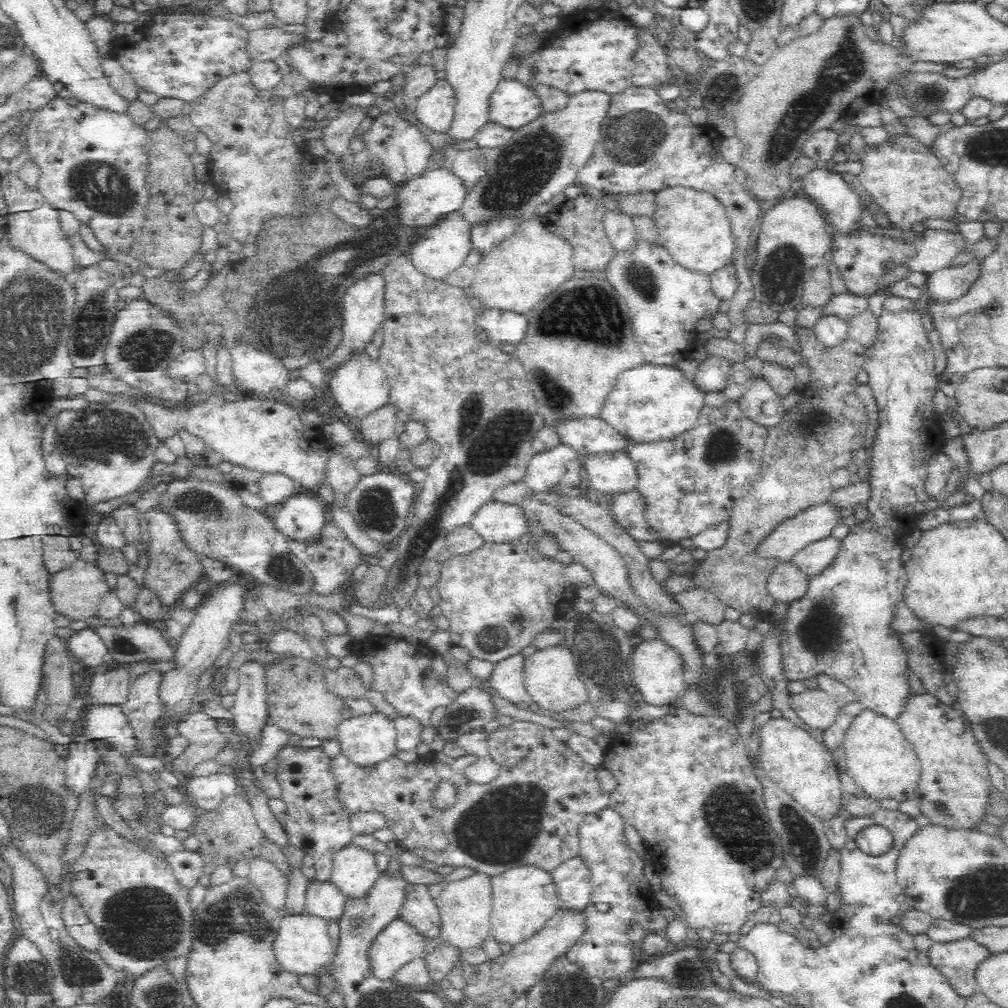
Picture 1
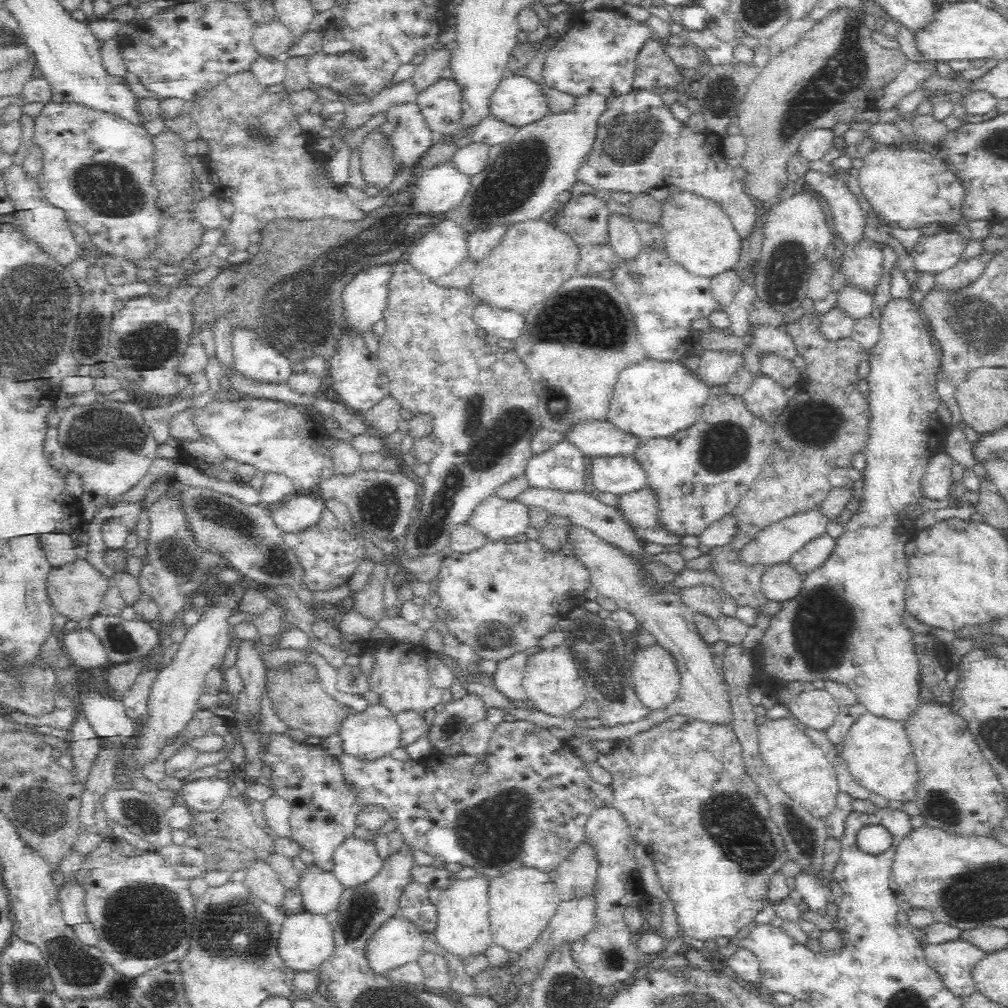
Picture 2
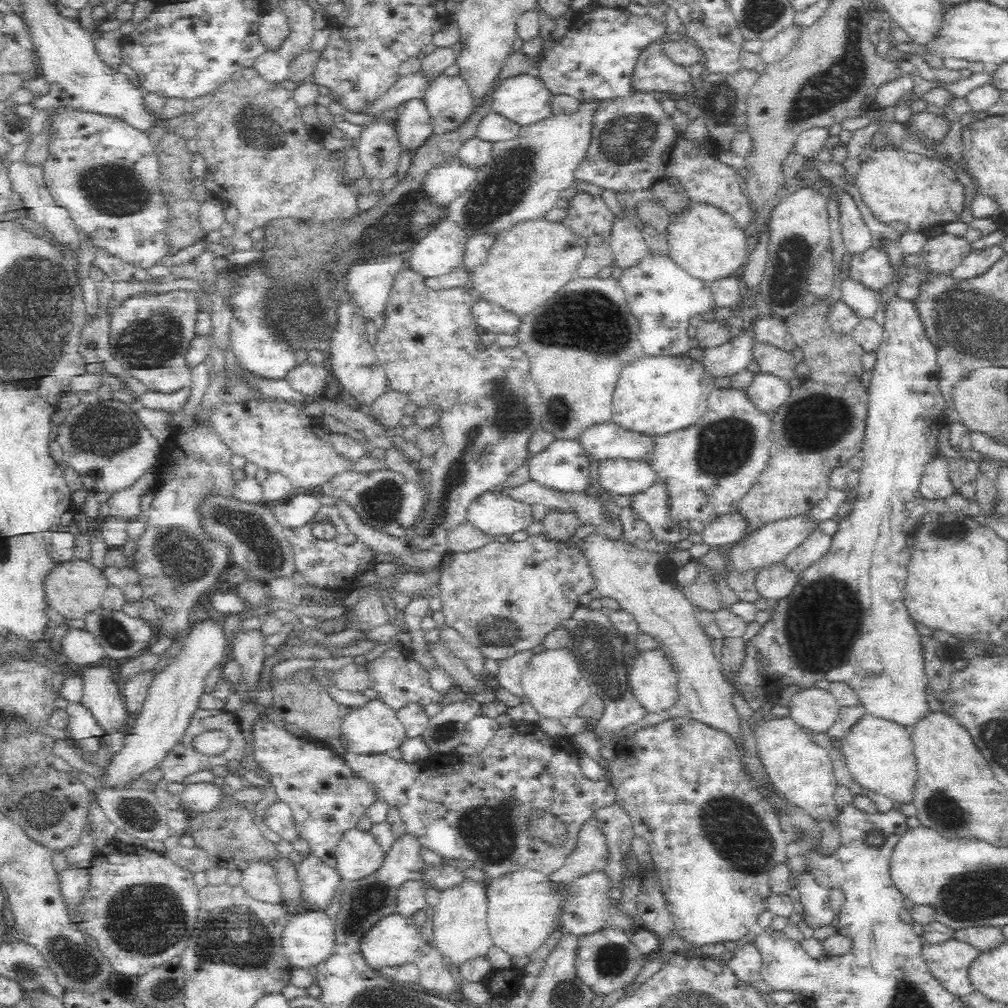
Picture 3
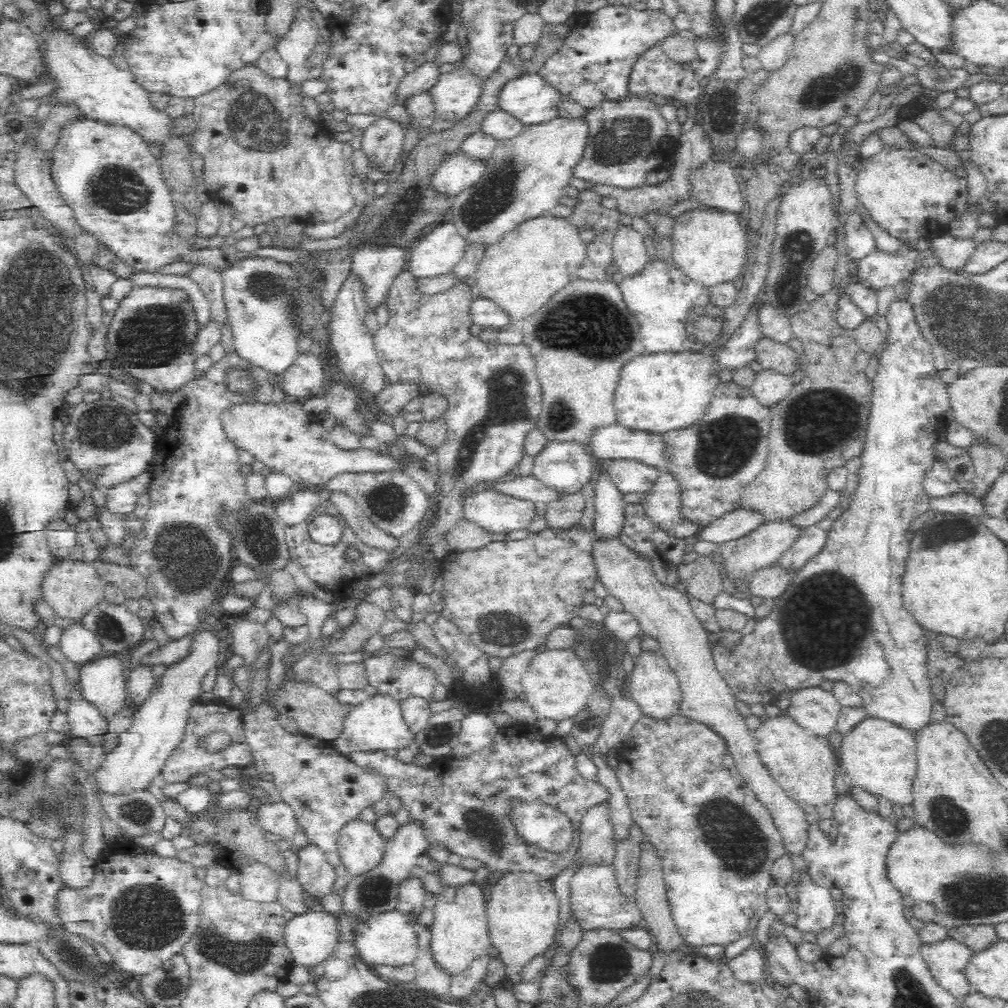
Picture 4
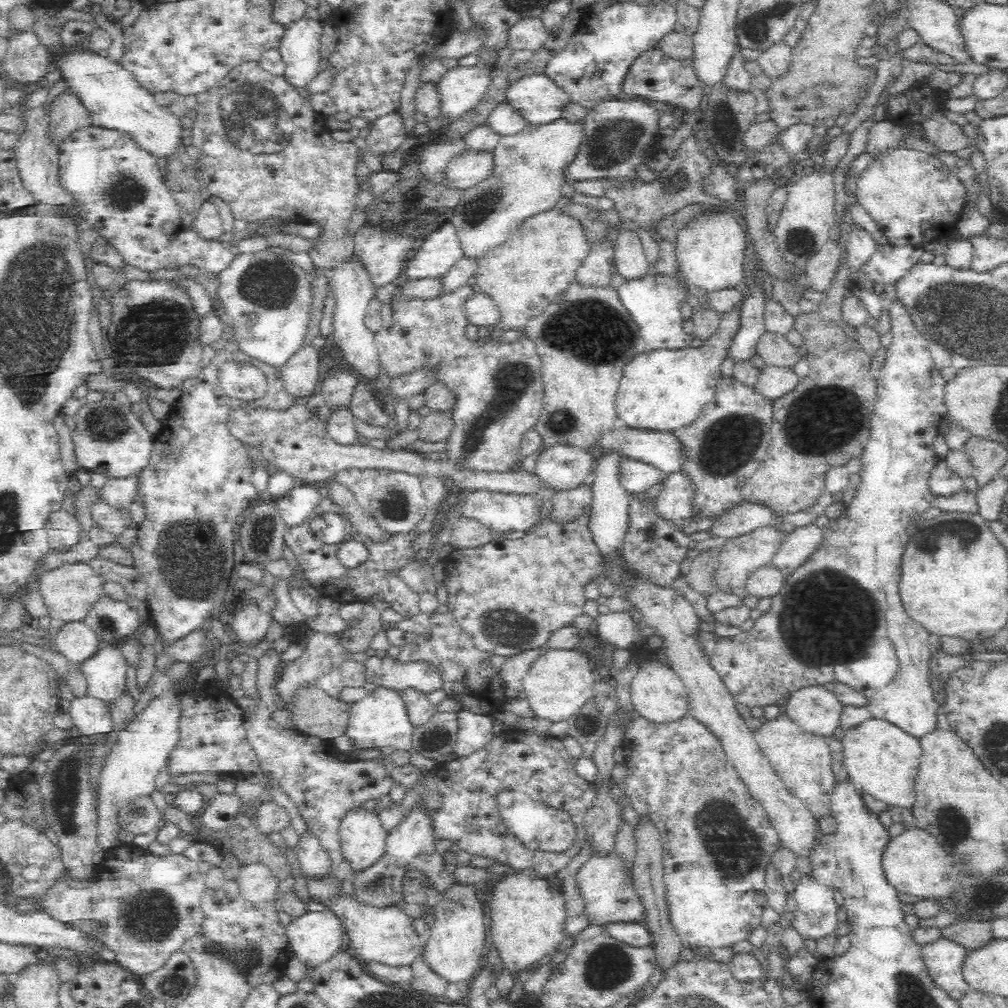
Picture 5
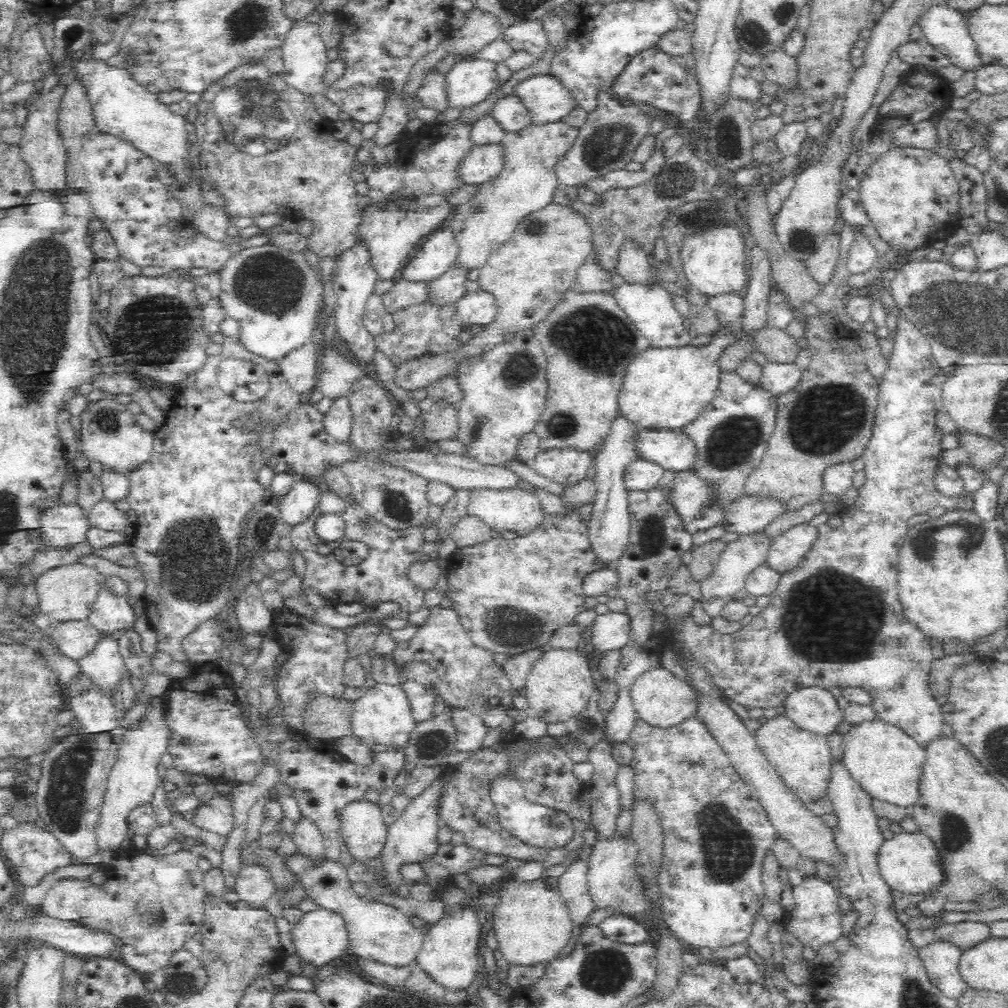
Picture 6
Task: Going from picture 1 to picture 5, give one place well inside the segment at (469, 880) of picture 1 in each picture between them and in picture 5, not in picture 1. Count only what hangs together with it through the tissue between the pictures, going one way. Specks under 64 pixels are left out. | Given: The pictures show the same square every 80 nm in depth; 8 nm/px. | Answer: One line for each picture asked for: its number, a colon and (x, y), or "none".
2: (464, 928)
3: (461, 931)
4: (459, 934)
5: (455, 944)

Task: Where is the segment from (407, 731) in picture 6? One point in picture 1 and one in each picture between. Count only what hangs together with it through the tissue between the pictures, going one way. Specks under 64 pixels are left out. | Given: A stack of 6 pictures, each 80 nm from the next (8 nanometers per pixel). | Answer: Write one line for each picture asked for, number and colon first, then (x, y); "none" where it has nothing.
1: (366, 740)
2: (372, 734)
3: (372, 729)
4: (376, 724)
5: (378, 720)

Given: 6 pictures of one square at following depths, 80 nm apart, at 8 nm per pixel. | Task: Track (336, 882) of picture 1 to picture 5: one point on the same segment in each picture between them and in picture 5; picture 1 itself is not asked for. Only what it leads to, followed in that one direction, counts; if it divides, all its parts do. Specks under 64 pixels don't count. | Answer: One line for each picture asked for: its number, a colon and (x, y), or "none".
2: (356, 862)
3: (358, 855)
4: (360, 847)
5: (362, 839)

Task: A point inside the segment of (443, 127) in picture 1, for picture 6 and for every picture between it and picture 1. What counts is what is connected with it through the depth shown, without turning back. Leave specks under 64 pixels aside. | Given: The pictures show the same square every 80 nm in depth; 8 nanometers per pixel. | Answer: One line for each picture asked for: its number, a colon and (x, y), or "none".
2: (439, 106)
3: (447, 100)
4: (454, 95)
5: (460, 89)
6: (467, 83)

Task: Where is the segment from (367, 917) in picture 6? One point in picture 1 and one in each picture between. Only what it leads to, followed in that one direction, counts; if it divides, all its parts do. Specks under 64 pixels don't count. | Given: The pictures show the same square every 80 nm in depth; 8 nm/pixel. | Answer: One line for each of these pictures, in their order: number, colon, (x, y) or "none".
1: (399, 942)
2: (398, 942)
3: (395, 941)
4: (390, 939)
5: (386, 936)

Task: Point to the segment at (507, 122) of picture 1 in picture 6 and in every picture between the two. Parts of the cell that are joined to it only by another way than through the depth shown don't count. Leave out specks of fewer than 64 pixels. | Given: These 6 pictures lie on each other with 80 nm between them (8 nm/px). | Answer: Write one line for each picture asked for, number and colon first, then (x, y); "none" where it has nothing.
2: (517, 101)
3: (523, 99)
4: (527, 98)
5: (535, 98)
6: (546, 101)

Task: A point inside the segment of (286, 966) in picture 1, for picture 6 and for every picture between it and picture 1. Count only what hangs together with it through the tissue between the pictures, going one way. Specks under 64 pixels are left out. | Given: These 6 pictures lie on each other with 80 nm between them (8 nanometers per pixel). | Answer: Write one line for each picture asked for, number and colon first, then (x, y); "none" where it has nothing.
2: (306, 940)
3: (307, 940)
4: (310, 937)
5: (314, 937)
6: (320, 936)

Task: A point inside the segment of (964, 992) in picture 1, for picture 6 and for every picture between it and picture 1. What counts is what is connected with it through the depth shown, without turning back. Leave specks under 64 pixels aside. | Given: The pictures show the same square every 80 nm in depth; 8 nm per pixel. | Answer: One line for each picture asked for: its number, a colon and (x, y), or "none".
2: (955, 960)
3: (950, 961)
4: (947, 960)
5: (944, 958)
6: (941, 958)

